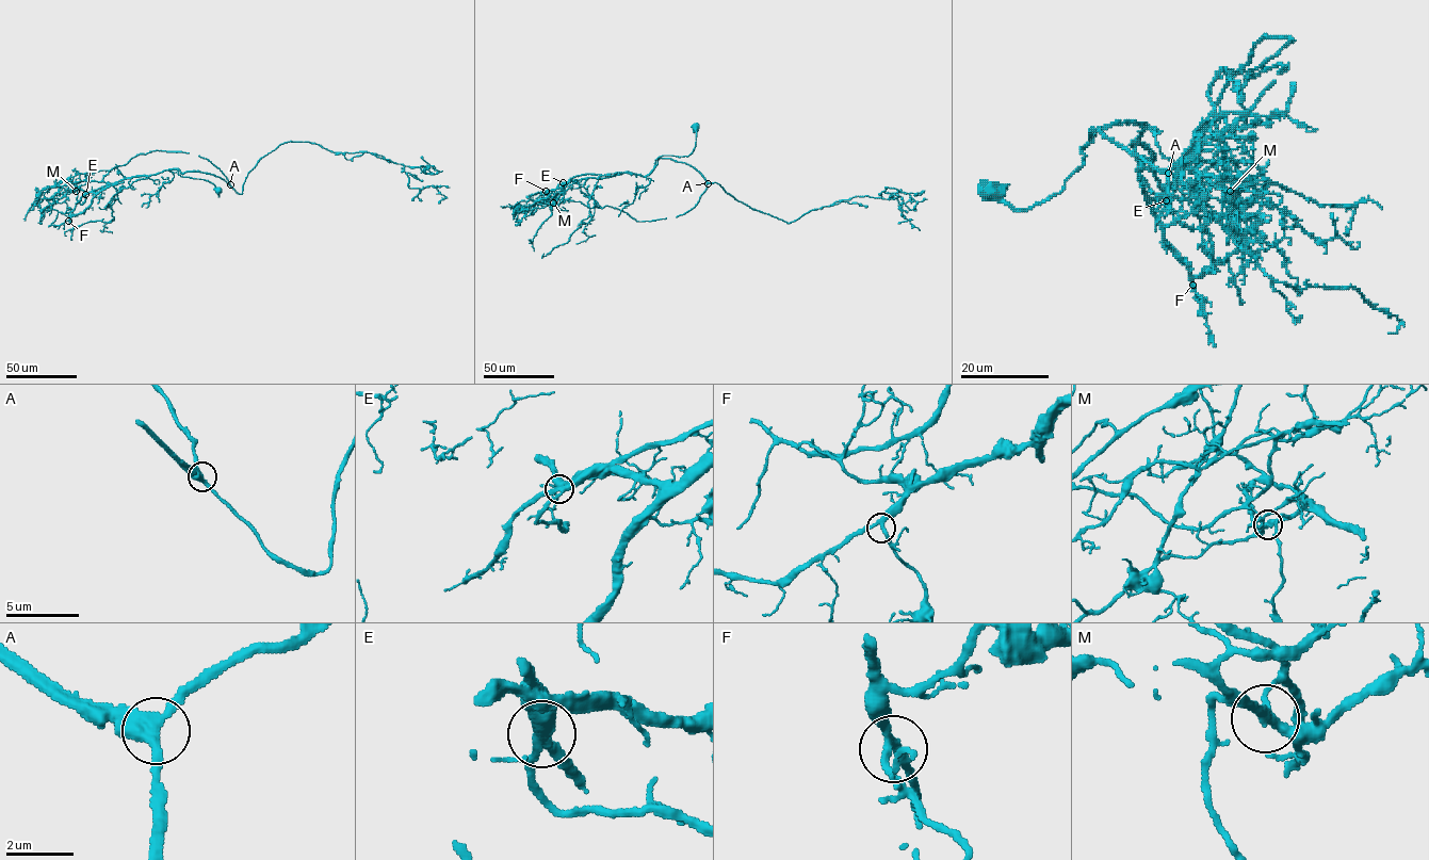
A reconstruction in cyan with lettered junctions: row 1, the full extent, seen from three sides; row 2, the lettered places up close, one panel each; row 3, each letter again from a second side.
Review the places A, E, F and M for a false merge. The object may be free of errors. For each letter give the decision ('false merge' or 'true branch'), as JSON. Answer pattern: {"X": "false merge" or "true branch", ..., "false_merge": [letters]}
{"A": "true branch", "E": "true branch", "F": "true branch", "M": "false merge", "false_merge": ["M"]}

